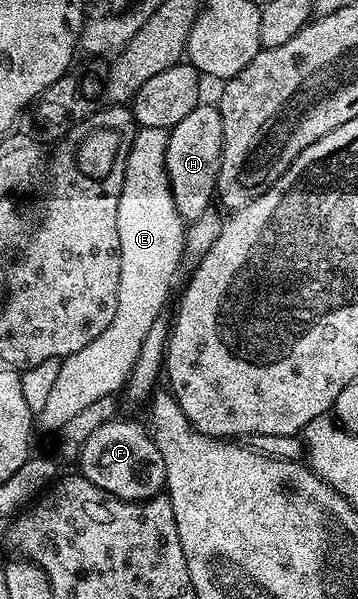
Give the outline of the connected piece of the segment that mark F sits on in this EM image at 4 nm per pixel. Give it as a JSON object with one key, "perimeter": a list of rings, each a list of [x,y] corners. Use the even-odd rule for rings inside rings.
{"perimeter":[[[113,419],[102,423],[82,447],[78,458],[79,472],[94,487],[123,501],[148,501],[161,496],[165,488],[164,456],[158,451],[151,432],[136,421]]]}

